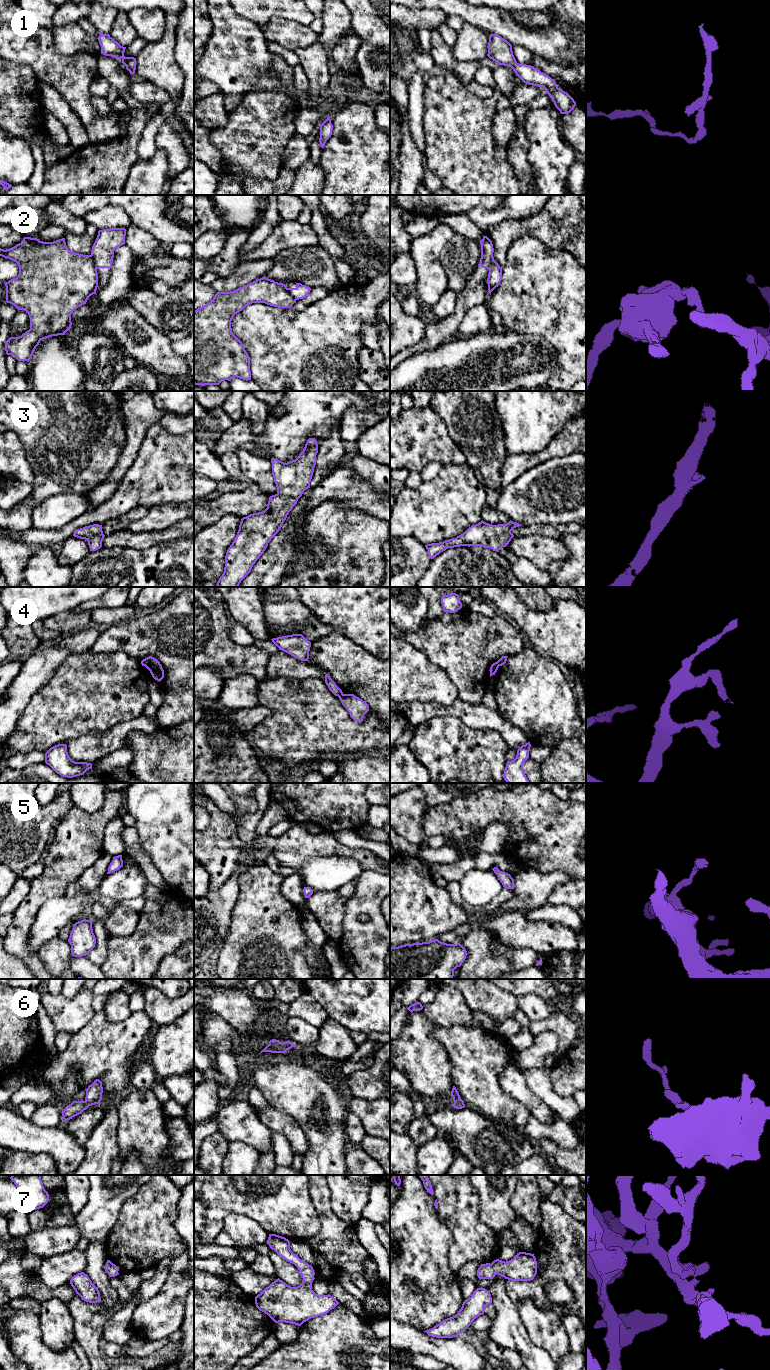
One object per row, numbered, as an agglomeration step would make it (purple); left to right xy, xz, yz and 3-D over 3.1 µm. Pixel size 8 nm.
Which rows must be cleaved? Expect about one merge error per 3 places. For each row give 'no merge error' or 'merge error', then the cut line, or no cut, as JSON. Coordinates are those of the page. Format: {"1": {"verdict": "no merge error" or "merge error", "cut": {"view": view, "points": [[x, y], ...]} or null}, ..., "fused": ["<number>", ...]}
{"1": {"verdict": "no merge error", "cut": null}, "2": {"verdict": "merge error", "cut": {"view": "xy", "points": [[90, 255], [96, 269]]}}, "3": {"verdict": "no merge error", "cut": null}, "4": {"verdict": "merge error", "cut": {"view": "xz", "points": [[342, 693], [338, 696]]}}, "5": {"verdict": "no merge error", "cut": null}, "6": {"verdict": "no merge error", "cut": null}, "7": {"verdict": "no merge error", "cut": null}, "fused": ["2", "4"]}

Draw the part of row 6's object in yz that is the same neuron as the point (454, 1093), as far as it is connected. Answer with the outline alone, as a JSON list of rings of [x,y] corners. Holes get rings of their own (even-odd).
[[[453,1086],[453,1088],[452,1088],[451,1096],[453,1097],[454,1104],[452,1106],[454,1108],[462,1109],[465,1107],[464,1101],[461,1099],[455,1086]]]

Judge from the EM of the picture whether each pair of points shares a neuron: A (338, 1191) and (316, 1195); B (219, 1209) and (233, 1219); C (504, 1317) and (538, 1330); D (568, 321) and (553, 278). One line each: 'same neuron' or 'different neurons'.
A: different neurons
B: different neurons
C: different neurons
D: same neuron

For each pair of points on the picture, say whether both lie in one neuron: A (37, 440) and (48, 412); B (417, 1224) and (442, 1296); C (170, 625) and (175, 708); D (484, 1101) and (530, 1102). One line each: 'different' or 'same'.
A: same
B: same
C: same
D: different

